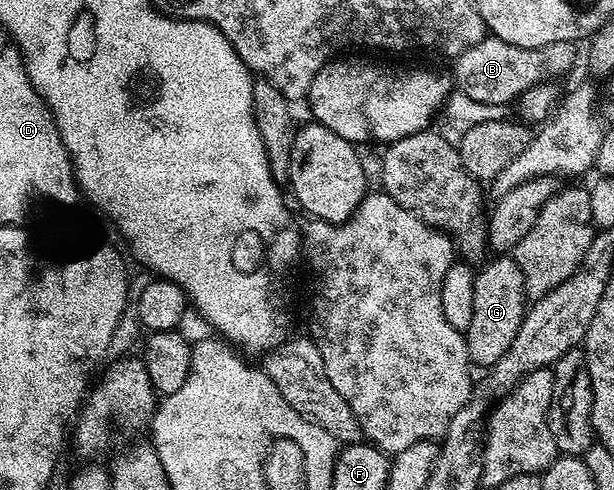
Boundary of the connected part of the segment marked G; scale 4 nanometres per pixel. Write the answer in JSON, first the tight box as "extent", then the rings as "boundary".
{"extent":[465,253,529,369],"boundary":[[[503,253],[491,258],[482,264],[483,268],[475,271],[473,318],[465,332],[467,355],[476,368],[482,369],[491,368],[494,363],[501,361],[501,357],[505,357],[505,349],[513,345],[513,337],[517,337],[523,313],[529,306],[527,292],[523,289],[523,274],[514,257]]]}

